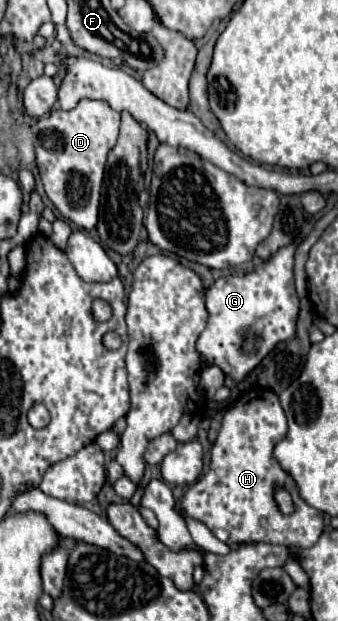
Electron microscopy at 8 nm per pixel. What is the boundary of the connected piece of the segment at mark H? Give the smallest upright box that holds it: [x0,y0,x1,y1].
[176,388,322,546]

